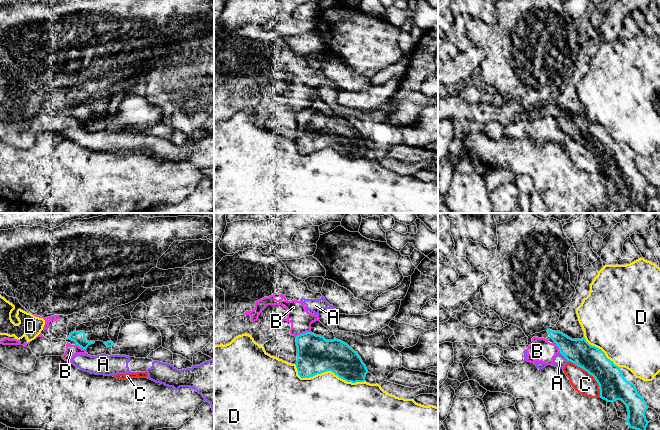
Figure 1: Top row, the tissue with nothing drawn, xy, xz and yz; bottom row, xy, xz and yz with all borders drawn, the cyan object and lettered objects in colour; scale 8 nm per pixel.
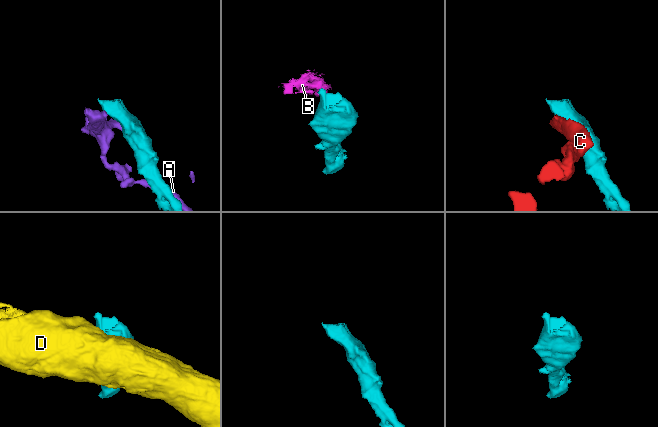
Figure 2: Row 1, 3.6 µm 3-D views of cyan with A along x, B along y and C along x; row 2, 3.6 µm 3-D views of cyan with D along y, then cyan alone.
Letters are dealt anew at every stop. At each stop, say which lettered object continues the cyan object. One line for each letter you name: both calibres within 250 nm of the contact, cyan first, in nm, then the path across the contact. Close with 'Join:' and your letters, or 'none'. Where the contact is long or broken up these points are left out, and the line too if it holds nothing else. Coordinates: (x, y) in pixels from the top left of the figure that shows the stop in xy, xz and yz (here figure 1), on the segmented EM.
Join: none

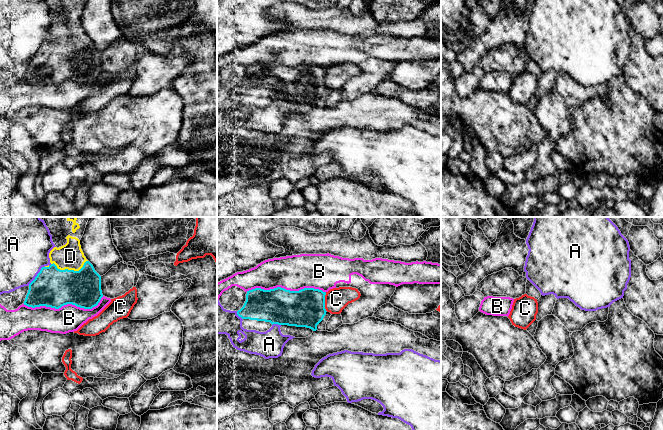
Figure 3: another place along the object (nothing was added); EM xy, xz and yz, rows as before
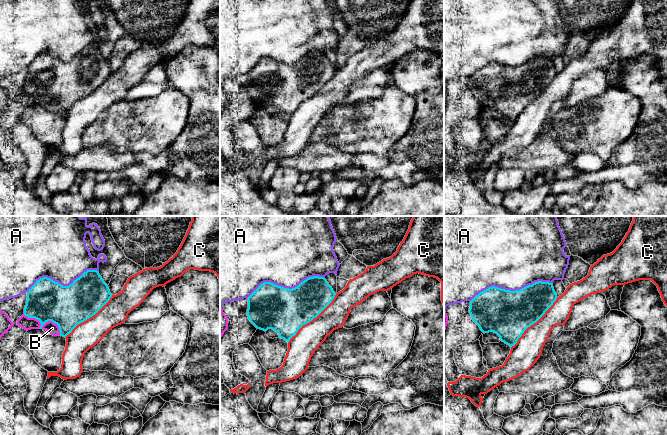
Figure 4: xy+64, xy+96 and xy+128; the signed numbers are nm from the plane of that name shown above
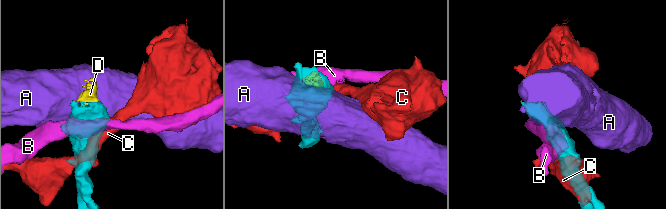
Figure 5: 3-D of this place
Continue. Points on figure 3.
D: 320 nm thick on the cyan side, 220 nm on the other; runs through xy (52, 287), (69, 270), (70, 256)
Join: D

